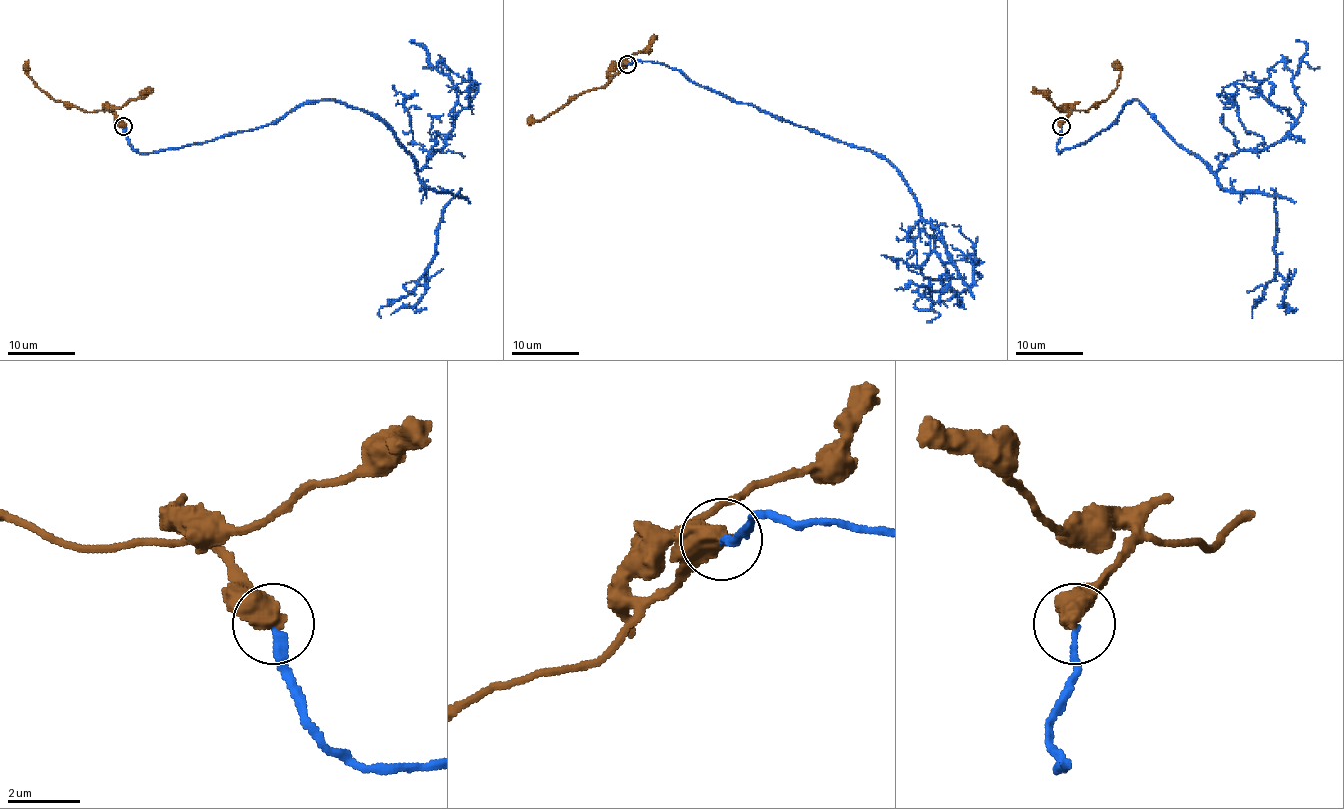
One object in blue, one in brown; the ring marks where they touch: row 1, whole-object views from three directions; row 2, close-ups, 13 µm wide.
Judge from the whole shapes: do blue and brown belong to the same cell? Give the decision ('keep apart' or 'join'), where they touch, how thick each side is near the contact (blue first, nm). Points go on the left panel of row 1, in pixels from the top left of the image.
keep apart; at (123, 126); 180 nm thick on the blue side, 650 nm on the other

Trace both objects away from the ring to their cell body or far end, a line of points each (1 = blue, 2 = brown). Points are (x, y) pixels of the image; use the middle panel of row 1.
1: (627, 64), (662, 63), (876, 152), (906, 181), (957, 277), (927, 278), (884, 255)
2: (627, 64), (603, 86), (574, 95), (542, 120), (532, 123), (529, 117)

